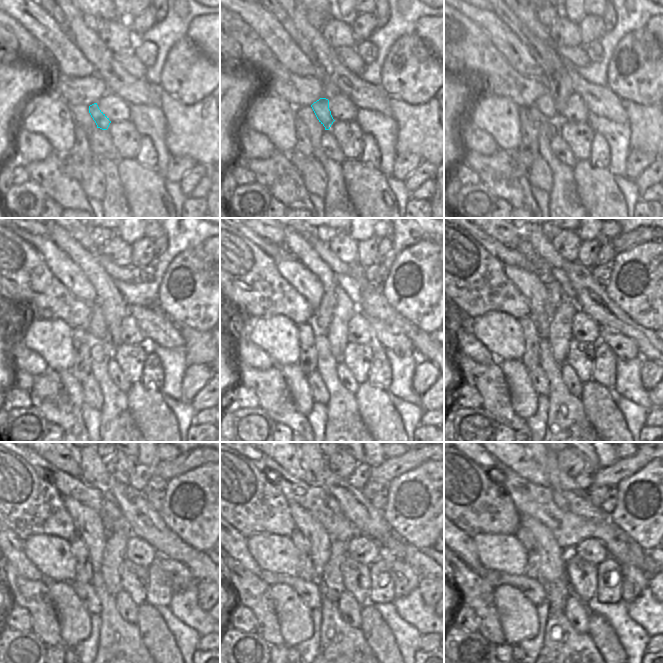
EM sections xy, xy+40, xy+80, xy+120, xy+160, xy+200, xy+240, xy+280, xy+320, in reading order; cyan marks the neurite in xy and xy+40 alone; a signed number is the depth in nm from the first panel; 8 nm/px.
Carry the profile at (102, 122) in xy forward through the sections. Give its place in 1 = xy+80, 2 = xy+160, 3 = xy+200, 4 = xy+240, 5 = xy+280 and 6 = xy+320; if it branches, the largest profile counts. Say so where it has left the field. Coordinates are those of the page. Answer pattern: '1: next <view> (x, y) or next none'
1: next xy+80 (545, 104)
2: next xy+160 (322, 315)
3: next xy+200 (554, 289)
4: next xy+240 (111, 515)
5: next xy+280 (333, 503)
6: next xy+320 (560, 502)

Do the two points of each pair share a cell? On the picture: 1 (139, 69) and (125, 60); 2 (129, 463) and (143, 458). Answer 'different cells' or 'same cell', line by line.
1: same cell
2: different cells

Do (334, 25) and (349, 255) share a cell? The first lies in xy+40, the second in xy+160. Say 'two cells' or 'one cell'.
one cell

